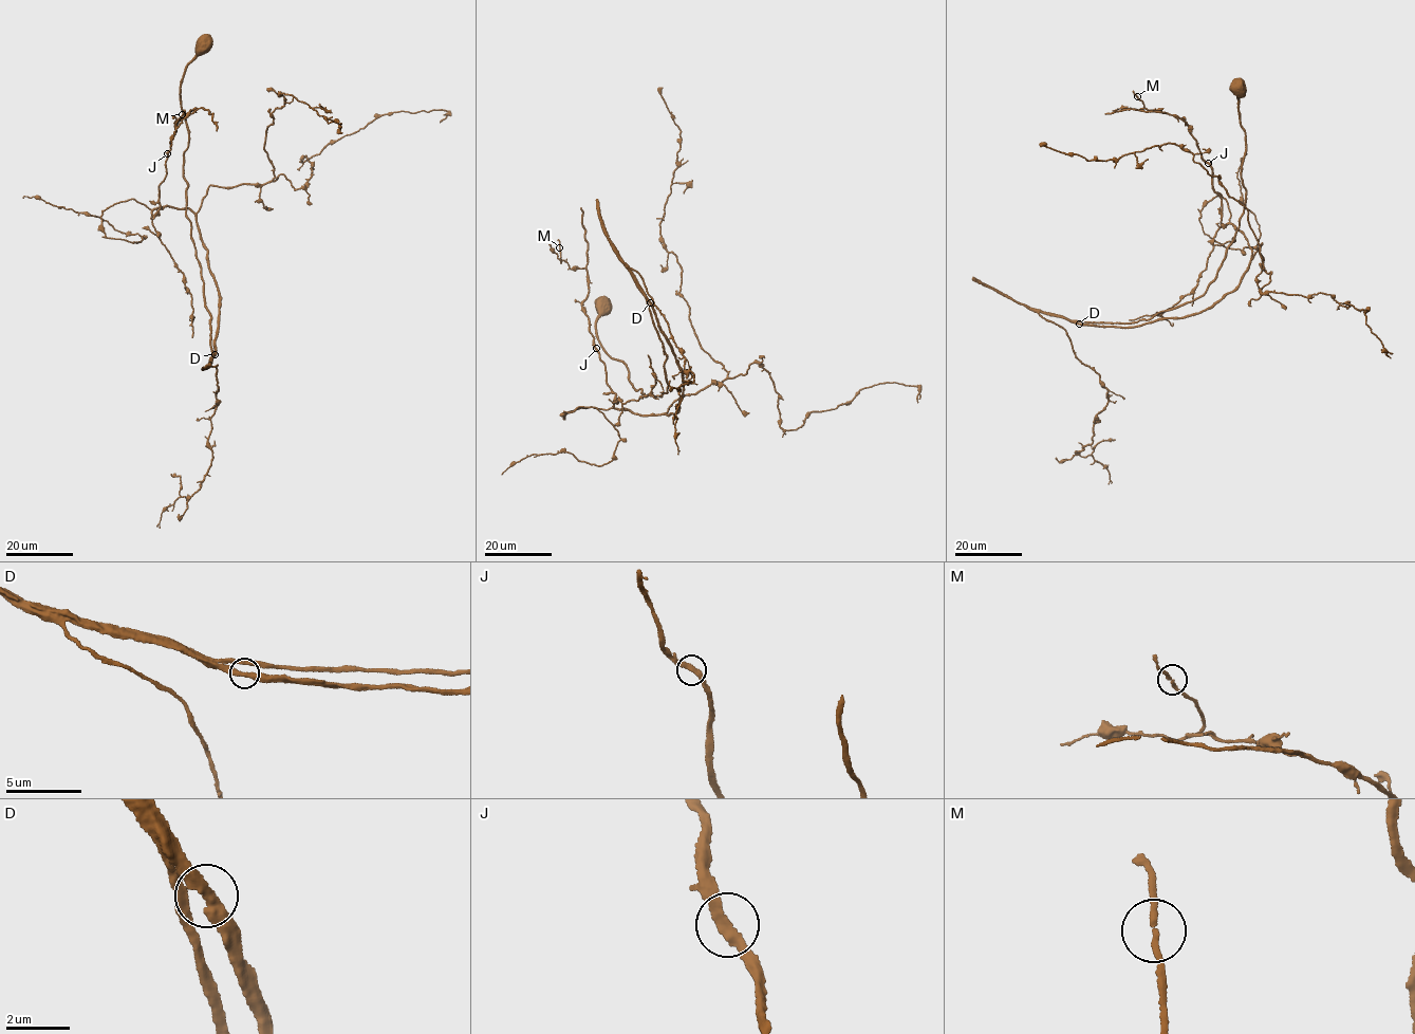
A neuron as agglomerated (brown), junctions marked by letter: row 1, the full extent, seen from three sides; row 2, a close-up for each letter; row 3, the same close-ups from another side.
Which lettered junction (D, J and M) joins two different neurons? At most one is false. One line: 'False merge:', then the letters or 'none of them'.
False merge: none of them

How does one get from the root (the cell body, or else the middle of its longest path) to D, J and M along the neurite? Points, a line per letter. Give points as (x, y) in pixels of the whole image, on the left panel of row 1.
D: (204, 43), (187, 66), (180, 96), (188, 137), (183, 154), (185, 209), (215, 354)
J: (204, 43), (180, 96), (185, 209), (213, 353), (220, 296), (197, 217), (152, 213), (168, 153)
M: (204, 43), (180, 96), (213, 353), (197, 217), (152, 213), (175, 123), (198, 110), (175, 128), (182, 114)

